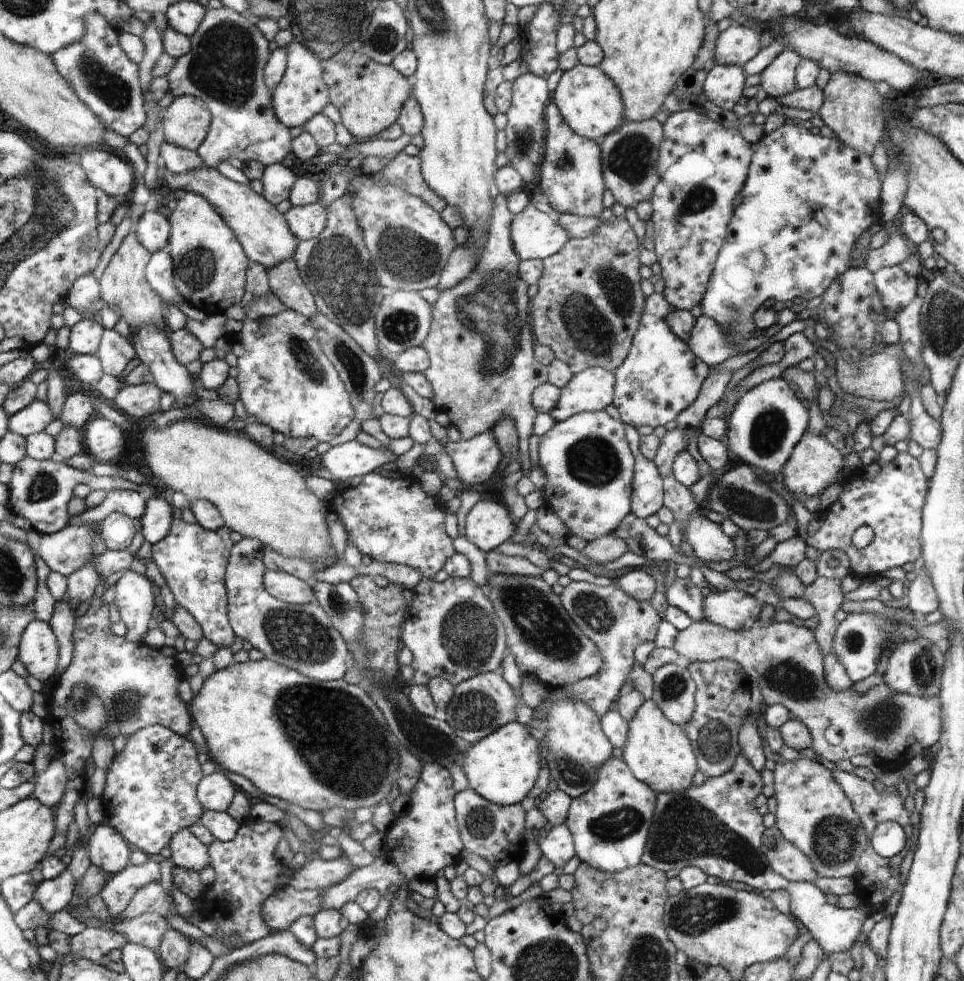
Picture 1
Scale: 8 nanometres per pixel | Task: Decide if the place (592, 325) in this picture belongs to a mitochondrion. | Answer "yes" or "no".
yes

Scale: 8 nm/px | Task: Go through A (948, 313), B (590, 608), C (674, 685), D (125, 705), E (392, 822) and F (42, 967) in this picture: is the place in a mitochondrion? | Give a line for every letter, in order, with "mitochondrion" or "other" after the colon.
A: mitochondrion
B: mitochondrion
C: mitochondrion
D: mitochondrion
E: other
F: other

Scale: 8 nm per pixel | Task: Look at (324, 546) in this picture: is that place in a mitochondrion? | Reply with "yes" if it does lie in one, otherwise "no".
no

